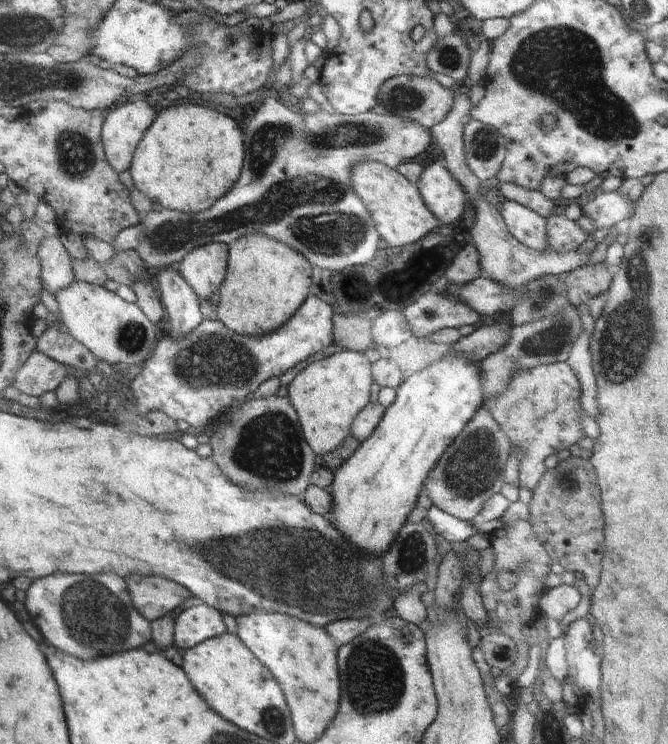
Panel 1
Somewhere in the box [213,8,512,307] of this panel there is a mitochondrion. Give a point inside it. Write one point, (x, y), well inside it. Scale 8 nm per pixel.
(402, 96)

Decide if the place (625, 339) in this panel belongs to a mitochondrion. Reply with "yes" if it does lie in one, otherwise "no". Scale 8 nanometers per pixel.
yes

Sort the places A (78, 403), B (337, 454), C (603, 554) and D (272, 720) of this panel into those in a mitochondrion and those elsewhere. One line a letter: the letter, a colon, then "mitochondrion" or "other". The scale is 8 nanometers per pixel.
A: other
B: other
C: other
D: mitochondrion

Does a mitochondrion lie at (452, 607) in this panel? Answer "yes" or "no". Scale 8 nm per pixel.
no

